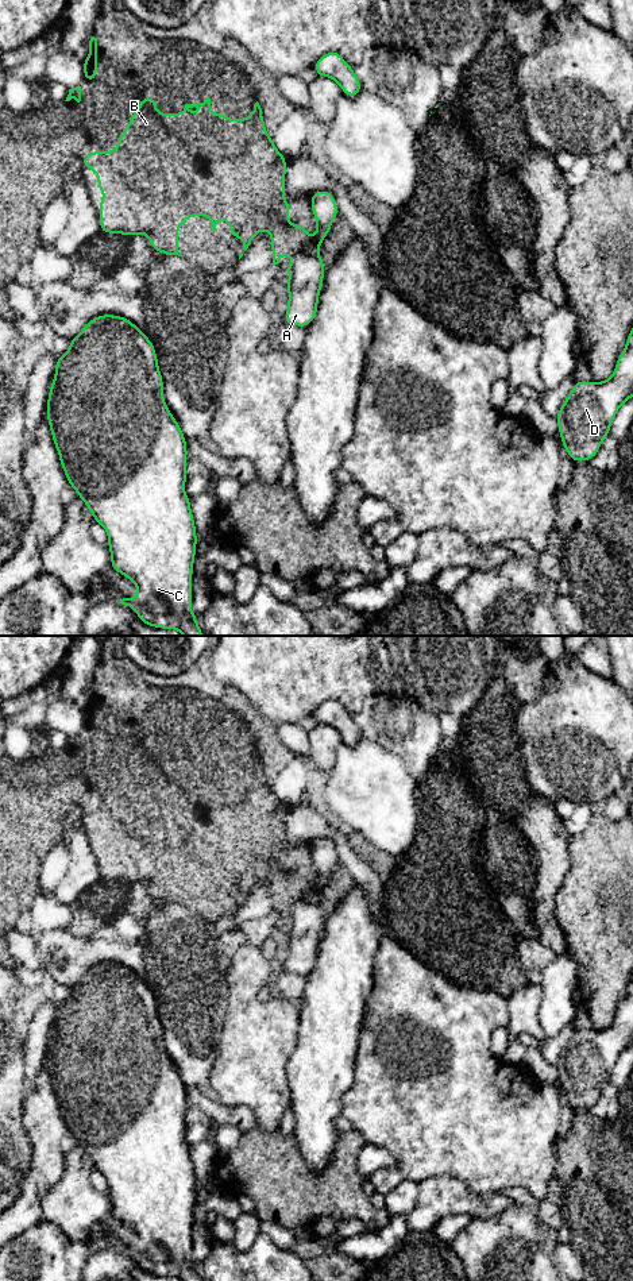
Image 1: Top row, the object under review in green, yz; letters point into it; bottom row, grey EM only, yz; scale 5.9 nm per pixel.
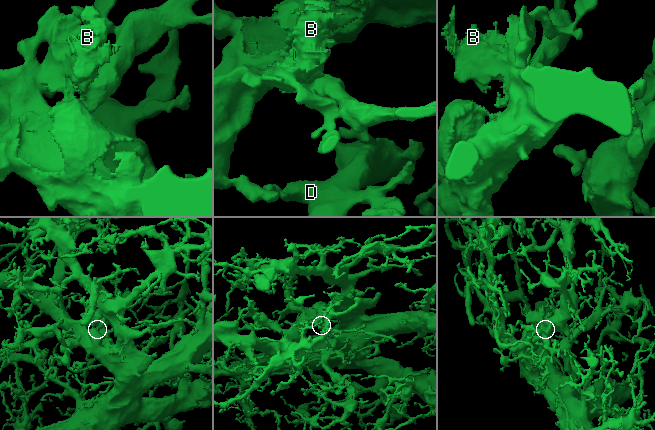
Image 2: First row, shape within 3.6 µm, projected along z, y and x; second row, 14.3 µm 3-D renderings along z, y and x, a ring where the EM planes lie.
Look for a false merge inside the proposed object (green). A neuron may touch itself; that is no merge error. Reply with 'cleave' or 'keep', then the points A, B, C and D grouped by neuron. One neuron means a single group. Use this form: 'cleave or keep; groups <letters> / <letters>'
cleave; groups A C D / B

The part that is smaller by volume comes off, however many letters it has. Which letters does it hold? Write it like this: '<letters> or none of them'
B

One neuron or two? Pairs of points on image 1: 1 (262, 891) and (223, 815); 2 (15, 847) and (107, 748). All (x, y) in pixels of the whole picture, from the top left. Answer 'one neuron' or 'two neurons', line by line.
1: two neurons
2: one neuron

